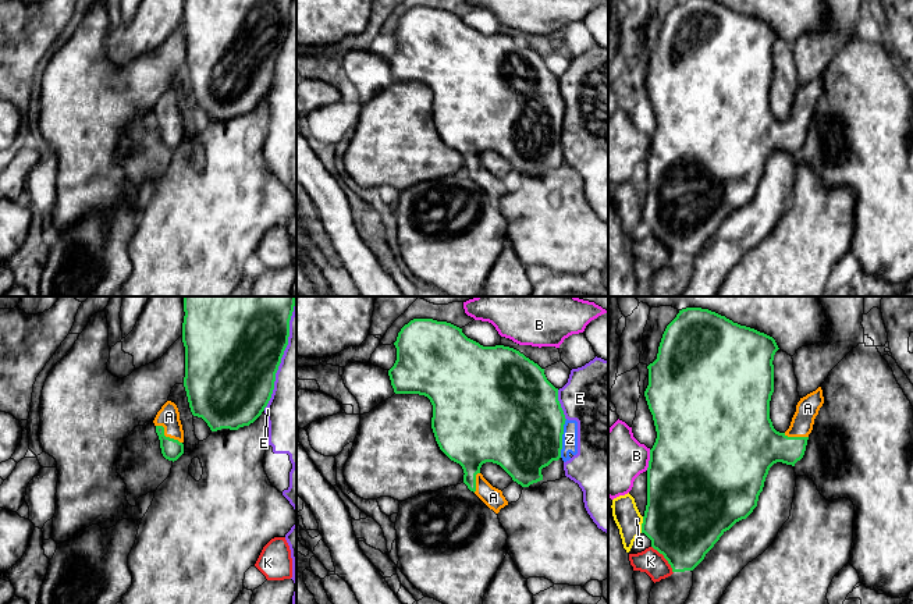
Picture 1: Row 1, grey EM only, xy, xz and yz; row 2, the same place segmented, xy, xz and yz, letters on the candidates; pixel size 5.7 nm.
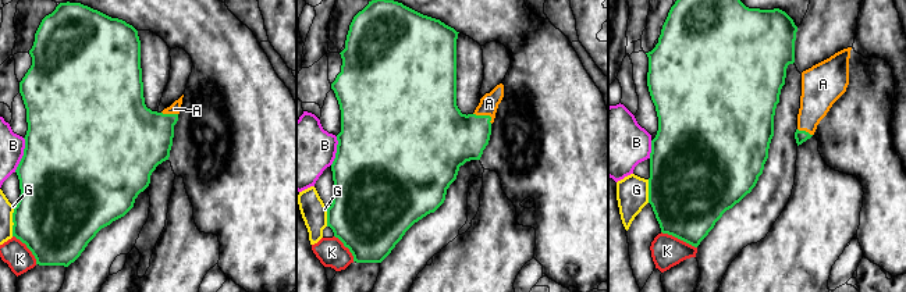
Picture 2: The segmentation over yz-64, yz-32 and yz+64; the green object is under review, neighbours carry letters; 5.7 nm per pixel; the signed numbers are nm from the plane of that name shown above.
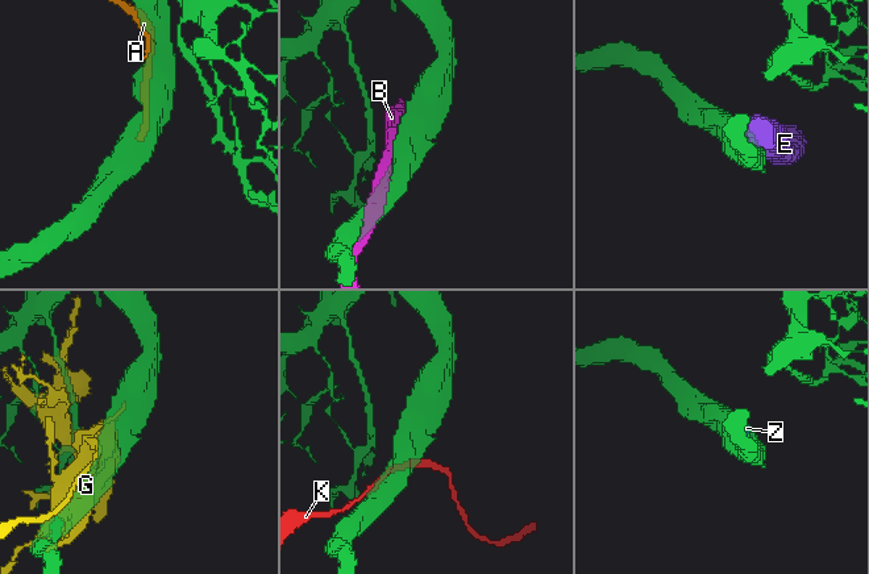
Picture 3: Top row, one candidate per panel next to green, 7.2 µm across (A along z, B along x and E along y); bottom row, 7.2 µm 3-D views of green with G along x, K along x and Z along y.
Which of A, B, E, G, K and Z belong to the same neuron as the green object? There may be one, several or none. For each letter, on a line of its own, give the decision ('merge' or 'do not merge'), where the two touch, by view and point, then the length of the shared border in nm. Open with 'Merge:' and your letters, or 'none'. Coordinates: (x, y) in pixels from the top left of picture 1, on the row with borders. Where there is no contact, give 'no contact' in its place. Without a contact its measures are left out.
Merge: A
A: merge; meets green in xy at (164, 436); contact 190 nm long
B: do not merge; meets green in yz at (650, 459); contact 120 nm long
E: do not merge; meets green in xz at (560, 405); contact 180 nm long
G: do not merge; meets green in yz at (642, 525); contact 100 nm long
K: do not merge; meets green in yz at (664, 557); contact 200 nm long
Z: do not merge; meets green in xz at (561, 439); contact 220 nm long

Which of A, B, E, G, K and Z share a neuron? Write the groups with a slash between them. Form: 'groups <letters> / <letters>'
groups A / B / E Z / G K

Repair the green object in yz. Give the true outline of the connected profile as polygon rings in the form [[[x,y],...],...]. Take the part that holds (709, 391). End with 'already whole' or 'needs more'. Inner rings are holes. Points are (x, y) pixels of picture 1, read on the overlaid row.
[[[686,308],[667,326],[657,359],[647,366],[644,397],[657,438],[650,450],[642,533],[664,555],[672,572],[693,571],[727,530],[753,512],[774,463],[795,466],[804,455],[814,419],[824,404],[823,390],[818,387],[800,398],[789,429],[785,433],[777,431],[770,419],[770,401],[774,392],[772,360],[778,349],[775,340],[764,333],[708,309]]]; needs more

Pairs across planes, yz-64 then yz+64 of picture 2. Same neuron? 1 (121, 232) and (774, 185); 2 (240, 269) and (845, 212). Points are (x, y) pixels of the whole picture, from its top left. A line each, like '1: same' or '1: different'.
1: same
2: different

